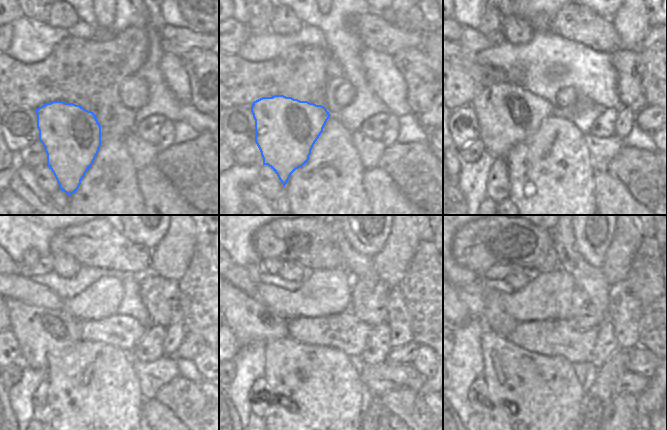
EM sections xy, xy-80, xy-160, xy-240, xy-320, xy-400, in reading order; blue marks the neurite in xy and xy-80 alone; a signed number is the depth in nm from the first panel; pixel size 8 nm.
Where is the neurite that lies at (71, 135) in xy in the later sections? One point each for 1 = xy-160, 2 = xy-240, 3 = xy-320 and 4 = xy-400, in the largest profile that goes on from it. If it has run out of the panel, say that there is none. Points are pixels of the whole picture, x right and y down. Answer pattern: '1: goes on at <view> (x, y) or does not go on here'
1: goes on at xy-160 (507, 114)
2: goes on at xy-240 (39, 331)
3: goes on at xy-320 (250, 320)
4: goes on at xy-400 (463, 314)

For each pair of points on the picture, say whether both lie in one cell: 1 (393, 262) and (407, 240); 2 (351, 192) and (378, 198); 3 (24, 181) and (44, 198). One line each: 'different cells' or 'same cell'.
1: same cell
2: different cells
3: same cell

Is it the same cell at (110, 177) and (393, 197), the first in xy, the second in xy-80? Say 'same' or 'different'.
different

